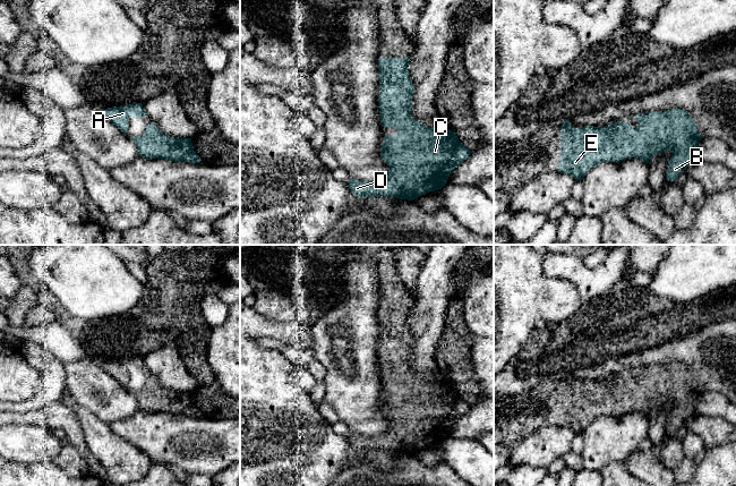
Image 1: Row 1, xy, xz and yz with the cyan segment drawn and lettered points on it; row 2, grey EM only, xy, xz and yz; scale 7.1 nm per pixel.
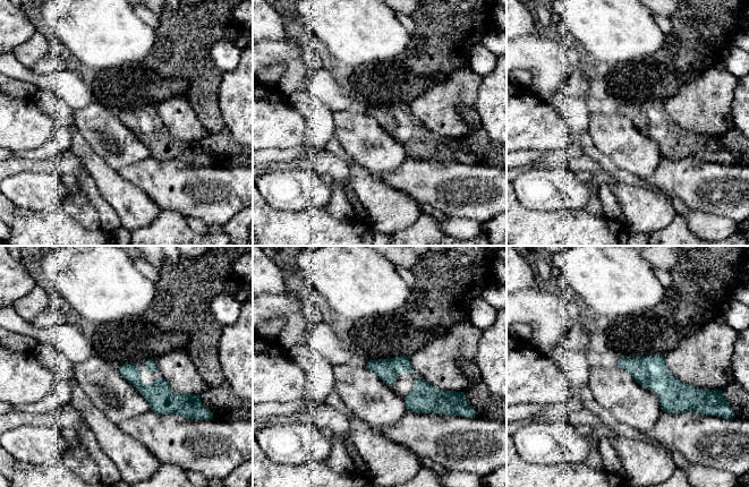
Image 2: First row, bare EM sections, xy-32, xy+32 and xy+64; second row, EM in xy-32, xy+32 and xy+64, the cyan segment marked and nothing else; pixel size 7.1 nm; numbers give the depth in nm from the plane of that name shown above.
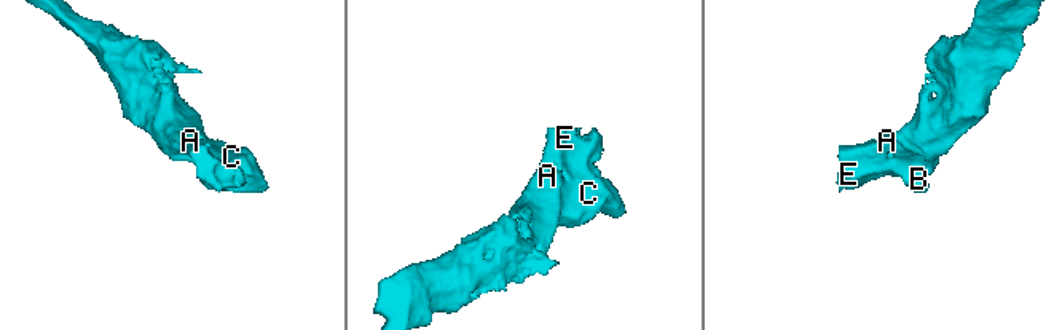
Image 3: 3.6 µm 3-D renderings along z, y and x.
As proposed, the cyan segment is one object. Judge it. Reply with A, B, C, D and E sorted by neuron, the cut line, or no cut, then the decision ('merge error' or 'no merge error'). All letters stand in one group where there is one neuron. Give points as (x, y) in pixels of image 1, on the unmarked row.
groups A B C D E; cut none; no merge error

